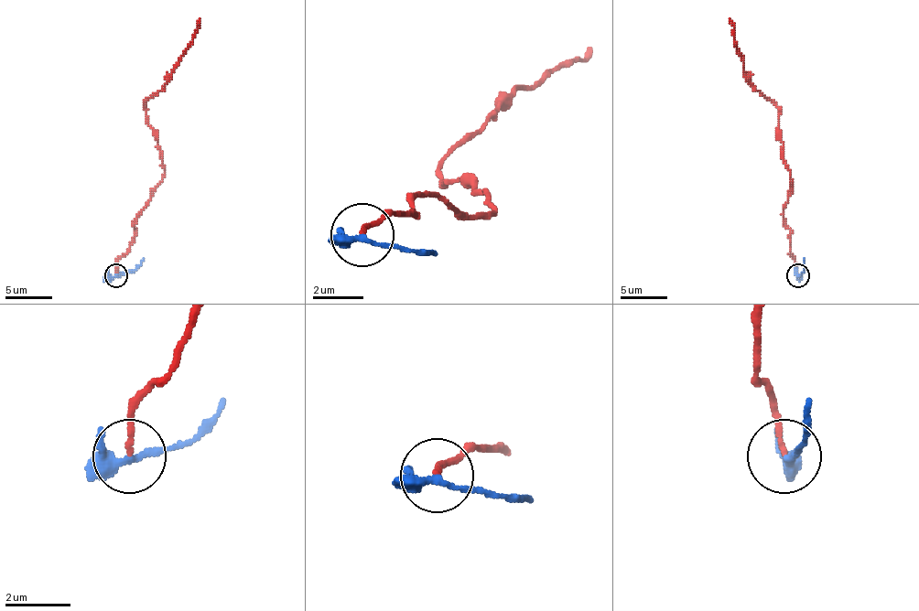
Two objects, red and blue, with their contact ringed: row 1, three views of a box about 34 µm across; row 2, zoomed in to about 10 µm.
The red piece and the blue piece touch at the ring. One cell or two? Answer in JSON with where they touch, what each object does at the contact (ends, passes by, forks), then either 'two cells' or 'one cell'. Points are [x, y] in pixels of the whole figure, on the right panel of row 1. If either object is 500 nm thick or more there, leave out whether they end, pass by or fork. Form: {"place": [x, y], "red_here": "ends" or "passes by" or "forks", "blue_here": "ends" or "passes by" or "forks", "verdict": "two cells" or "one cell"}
{"place": [797, 275], "red_here": "ends", "blue_here": "forks", "verdict": "two cells"}

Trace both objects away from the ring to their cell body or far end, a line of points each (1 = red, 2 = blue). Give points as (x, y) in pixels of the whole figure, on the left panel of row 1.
1: (115, 274), (115, 262), (134, 235), (136, 214), (165, 172), (145, 102), (165, 86), (200, 18)
2: (115, 274), (132, 273), (144, 258)

